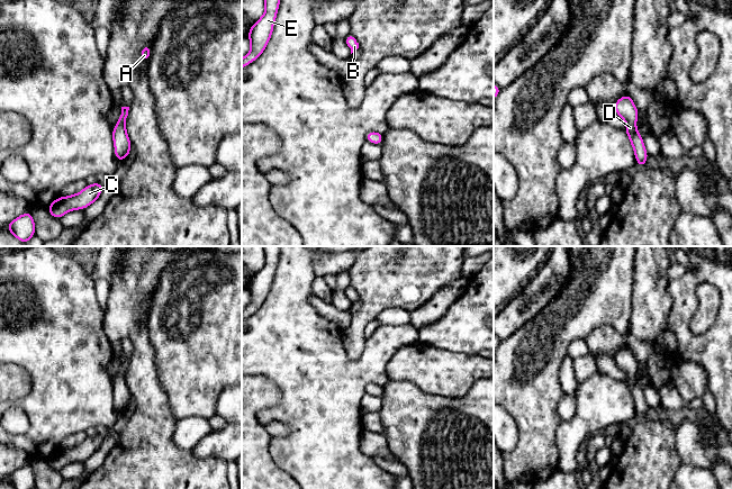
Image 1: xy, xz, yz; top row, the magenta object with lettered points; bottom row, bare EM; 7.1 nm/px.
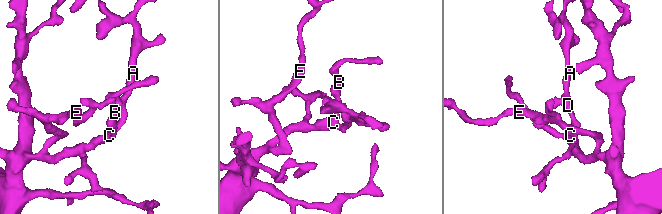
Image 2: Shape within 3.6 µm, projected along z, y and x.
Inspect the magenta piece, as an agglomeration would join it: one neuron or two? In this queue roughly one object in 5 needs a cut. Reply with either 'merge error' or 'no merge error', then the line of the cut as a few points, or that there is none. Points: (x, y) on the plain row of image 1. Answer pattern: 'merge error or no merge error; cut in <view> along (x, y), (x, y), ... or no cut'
no merge error; no cut

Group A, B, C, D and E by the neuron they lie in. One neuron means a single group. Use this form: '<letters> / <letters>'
A B C D E

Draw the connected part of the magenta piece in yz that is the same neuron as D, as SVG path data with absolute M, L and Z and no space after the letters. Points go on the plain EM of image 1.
M626 345L616 353L613 360L615 361L617 366L626 374L625 384L627 386L632 399L634 401L638 418L645 418L648 411L648 405L645 402L642 388L636 382L636 371L639 362L635 359L632 350Z

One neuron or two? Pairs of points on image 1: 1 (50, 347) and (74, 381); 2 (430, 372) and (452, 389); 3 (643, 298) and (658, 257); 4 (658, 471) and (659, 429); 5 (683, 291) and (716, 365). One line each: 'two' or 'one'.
1: one
2: one
3: one
4: one
5: one

